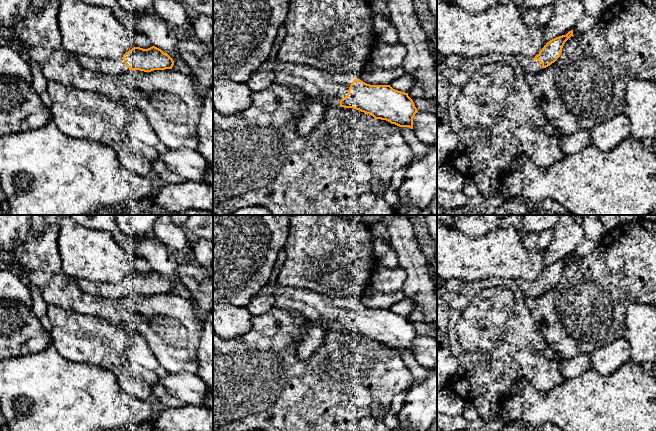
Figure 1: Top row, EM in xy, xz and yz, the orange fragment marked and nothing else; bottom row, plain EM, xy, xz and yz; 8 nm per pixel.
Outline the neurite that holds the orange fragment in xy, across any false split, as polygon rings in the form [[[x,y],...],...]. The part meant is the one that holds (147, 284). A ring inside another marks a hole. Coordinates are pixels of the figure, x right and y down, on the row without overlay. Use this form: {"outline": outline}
{"outline": [[[155,270],[148,273],[134,271],[118,283],[92,282],[86,279],[74,281],[84,292],[109,299],[119,299],[128,294],[151,296],[172,293],[174,289],[173,283]]]}

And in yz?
{"outline": [[[573,254],[566,259],[556,261],[542,272],[538,279],[532,283],[524,283],[523,290],[527,297],[537,297],[554,287],[561,279],[565,266],[573,259]]]}

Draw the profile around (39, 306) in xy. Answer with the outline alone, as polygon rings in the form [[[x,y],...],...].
[[[26,283],[32,298],[32,310],[35,316],[40,319],[47,315],[48,304],[44,301],[39,288],[31,283]]]

